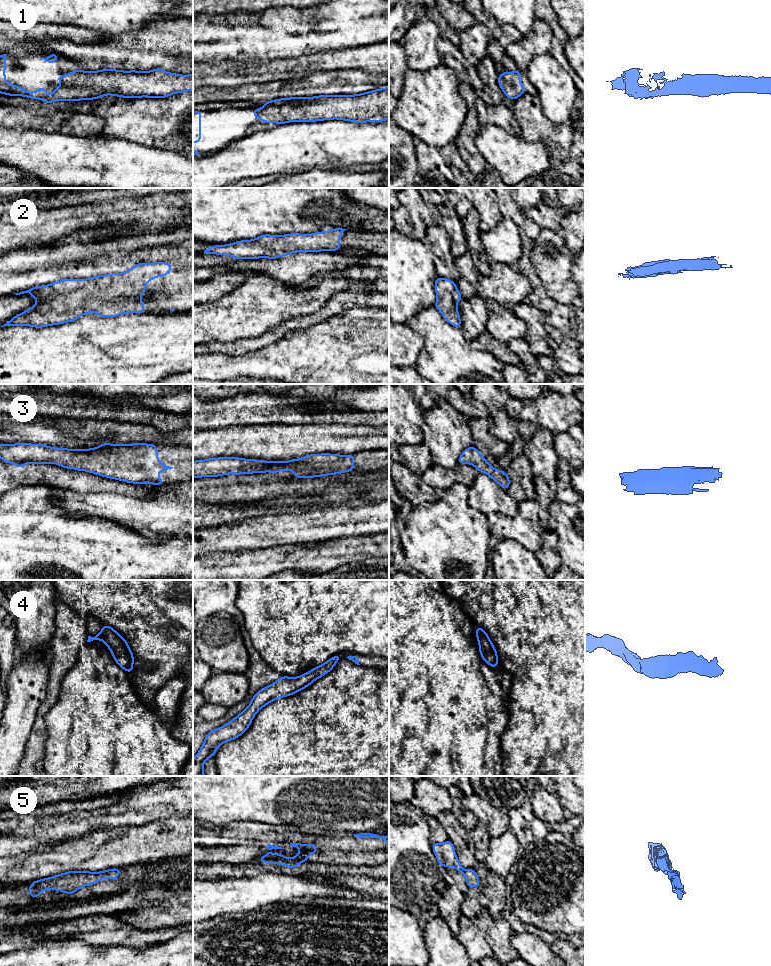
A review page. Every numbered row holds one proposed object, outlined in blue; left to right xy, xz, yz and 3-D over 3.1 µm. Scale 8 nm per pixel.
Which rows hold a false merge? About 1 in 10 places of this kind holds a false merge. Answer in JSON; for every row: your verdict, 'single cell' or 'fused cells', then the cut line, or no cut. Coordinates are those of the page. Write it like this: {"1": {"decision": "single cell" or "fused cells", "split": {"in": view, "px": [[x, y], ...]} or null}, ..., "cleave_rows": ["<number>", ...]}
{"1": {"decision": "single cell", "split": null}, "2": {"decision": "single cell", "split": null}, "3": {"decision": "single cell", "split": null}, "4": {"decision": "single cell", "split": null}, "5": {"decision": "fused cells", "split": {"in": "xz", "px": [[314, 848], [301, 850]]}}, "cleave_rows": ["5"]}

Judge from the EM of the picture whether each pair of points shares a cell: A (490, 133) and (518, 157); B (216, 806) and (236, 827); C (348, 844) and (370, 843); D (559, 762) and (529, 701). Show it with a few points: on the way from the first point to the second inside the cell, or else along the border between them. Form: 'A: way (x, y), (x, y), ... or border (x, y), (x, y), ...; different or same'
A: way (497, 140), (511, 154); same
B: border (255, 821), (231, 821), (220, 826), (208, 826); different
C: way (353, 843), (365, 843); same
D: way (556, 747), (556, 728), (544, 716); same

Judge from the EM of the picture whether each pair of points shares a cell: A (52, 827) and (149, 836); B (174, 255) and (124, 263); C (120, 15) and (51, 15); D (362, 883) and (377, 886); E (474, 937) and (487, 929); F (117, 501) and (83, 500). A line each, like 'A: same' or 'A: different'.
A: different
B: same
C: same
D: same
E: different
F: same

